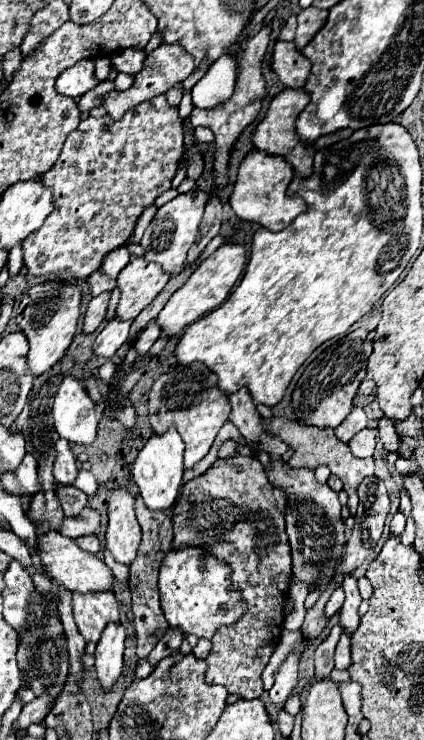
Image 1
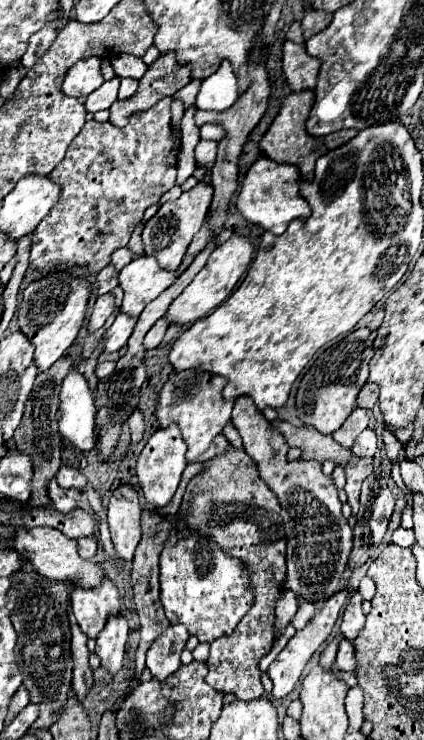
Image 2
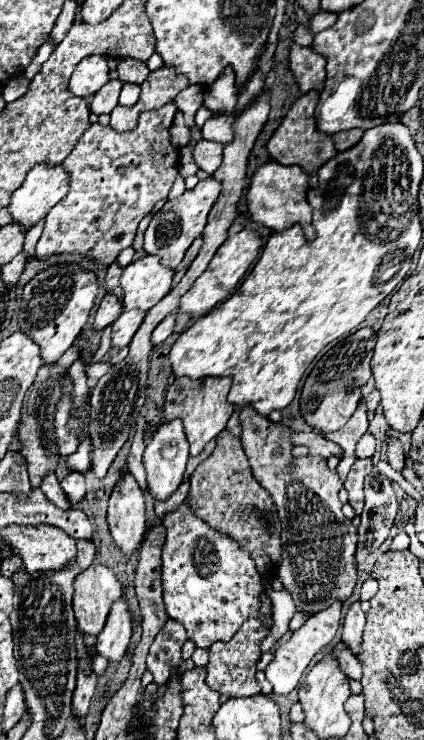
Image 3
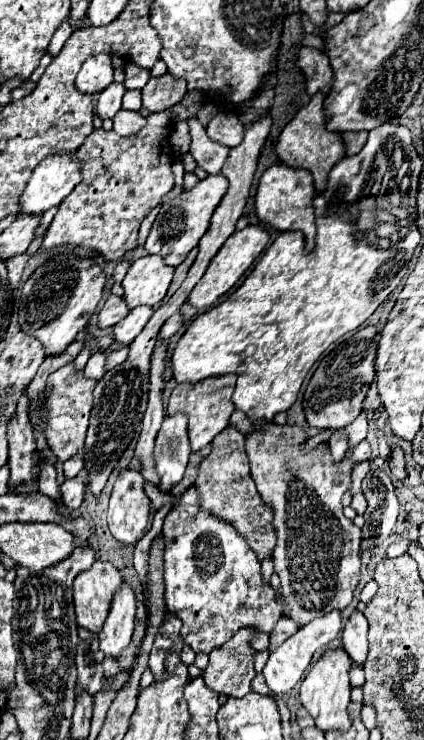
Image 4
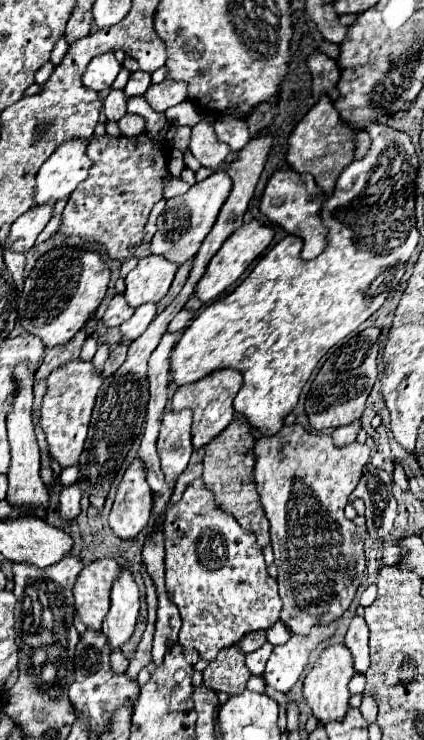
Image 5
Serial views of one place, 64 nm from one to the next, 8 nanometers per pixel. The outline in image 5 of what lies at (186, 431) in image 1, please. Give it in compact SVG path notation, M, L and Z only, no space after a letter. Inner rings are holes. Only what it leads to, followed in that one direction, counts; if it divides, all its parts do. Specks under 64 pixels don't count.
M222 370L222 372L214 372L194 384L184 384L176 390L170 406L172 412L180 412L184 408L192 410L194 414L194 422L192 422L192 444L194 450L206 446L214 436L218 436L234 418L234 408L232 408L232 400L236 396L236 392L242 386L242 376L240 372L234 370Z

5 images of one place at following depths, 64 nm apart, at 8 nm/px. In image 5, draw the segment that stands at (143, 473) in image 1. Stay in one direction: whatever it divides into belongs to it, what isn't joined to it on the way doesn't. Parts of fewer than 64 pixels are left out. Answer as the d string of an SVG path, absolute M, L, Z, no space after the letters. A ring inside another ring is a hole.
M190 410L166 412L162 416L162 428L158 436L158 456L162 472L168 482L176 482L188 466L188 458L192 454L190 424L192 424Z

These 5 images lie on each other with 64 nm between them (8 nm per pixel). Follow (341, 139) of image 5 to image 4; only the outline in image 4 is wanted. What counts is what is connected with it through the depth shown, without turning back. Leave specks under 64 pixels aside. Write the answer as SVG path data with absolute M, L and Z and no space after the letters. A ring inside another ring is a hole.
M314 94L310 98L310 102L294 114L294 118L286 124L286 128L278 136L278 142L274 144L274 152L282 164L292 166L292 168L304 168L314 174L314 188L318 192L320 192L320 188L324 190L328 170L340 160L340 156L344 156L344 146L342 146L340 134L330 132L324 126L326 116L322 112L322 100L324 100L324 94Z

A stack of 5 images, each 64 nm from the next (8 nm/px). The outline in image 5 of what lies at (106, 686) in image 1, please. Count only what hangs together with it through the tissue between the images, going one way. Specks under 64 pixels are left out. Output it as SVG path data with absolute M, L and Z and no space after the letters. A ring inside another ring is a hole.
M122 570L112 586L112 606L102 624L110 650L118 650L130 640L138 620L138 610L140 610L138 586L130 570Z

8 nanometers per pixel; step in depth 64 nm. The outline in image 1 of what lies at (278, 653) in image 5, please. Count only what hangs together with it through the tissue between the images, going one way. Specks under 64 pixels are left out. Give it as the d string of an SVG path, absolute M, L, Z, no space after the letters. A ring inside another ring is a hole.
M338 588L338 590L334 590L334 592L332 592L332 596L330 596L328 604L326 604L326 616L328 616L328 618L330 618L330 616L334 616L334 614L340 610L342 602L344 602L344 590L342 590L342 588ZM292 654L284 660L280 670L276 672L276 682L268 692L270 700L274 704L284 704L296 686L298 686L298 670L294 670L294 654Z

